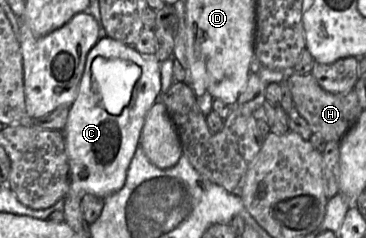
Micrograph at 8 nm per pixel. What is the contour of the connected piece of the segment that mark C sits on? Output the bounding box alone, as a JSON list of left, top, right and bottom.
[62,37,161,198]

